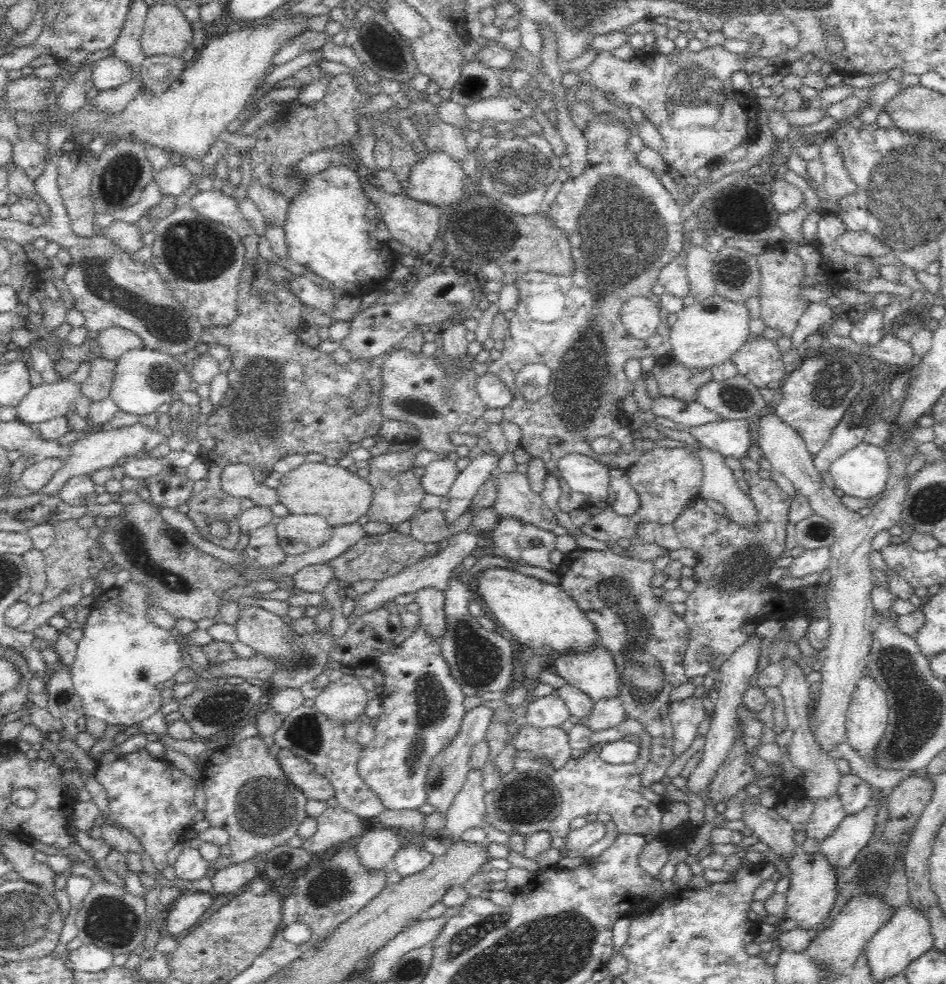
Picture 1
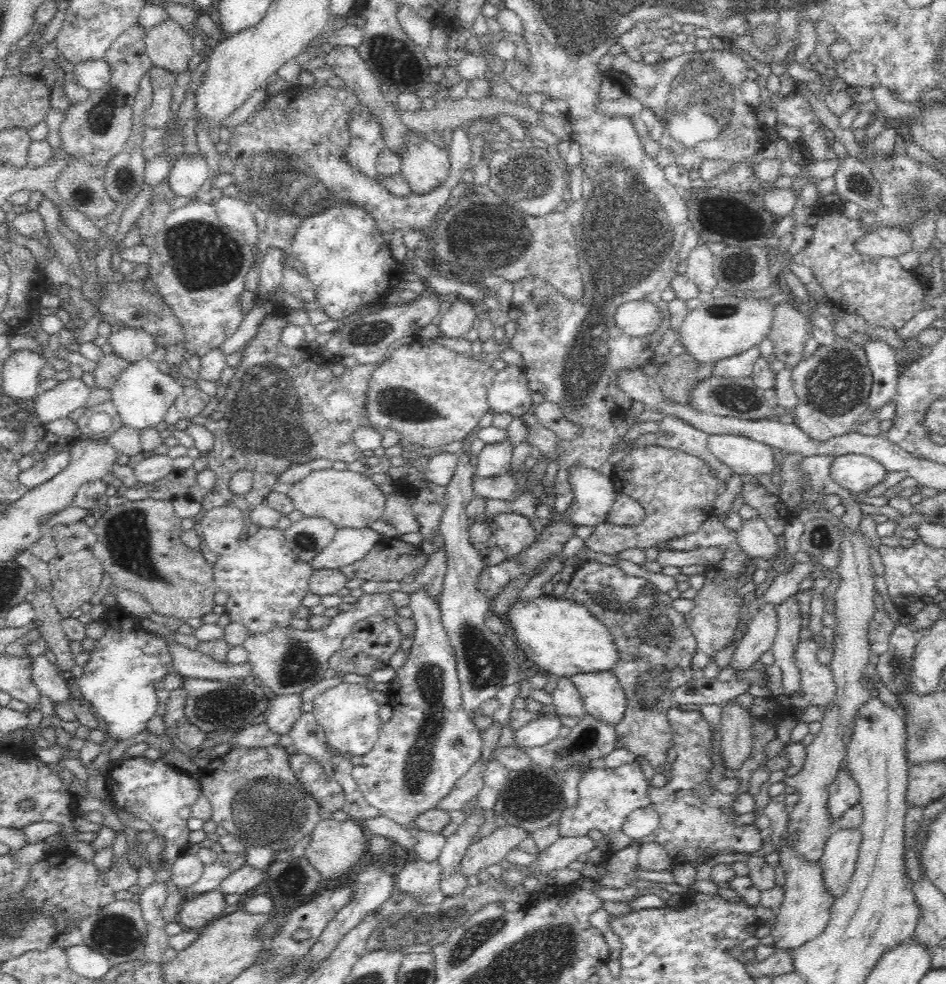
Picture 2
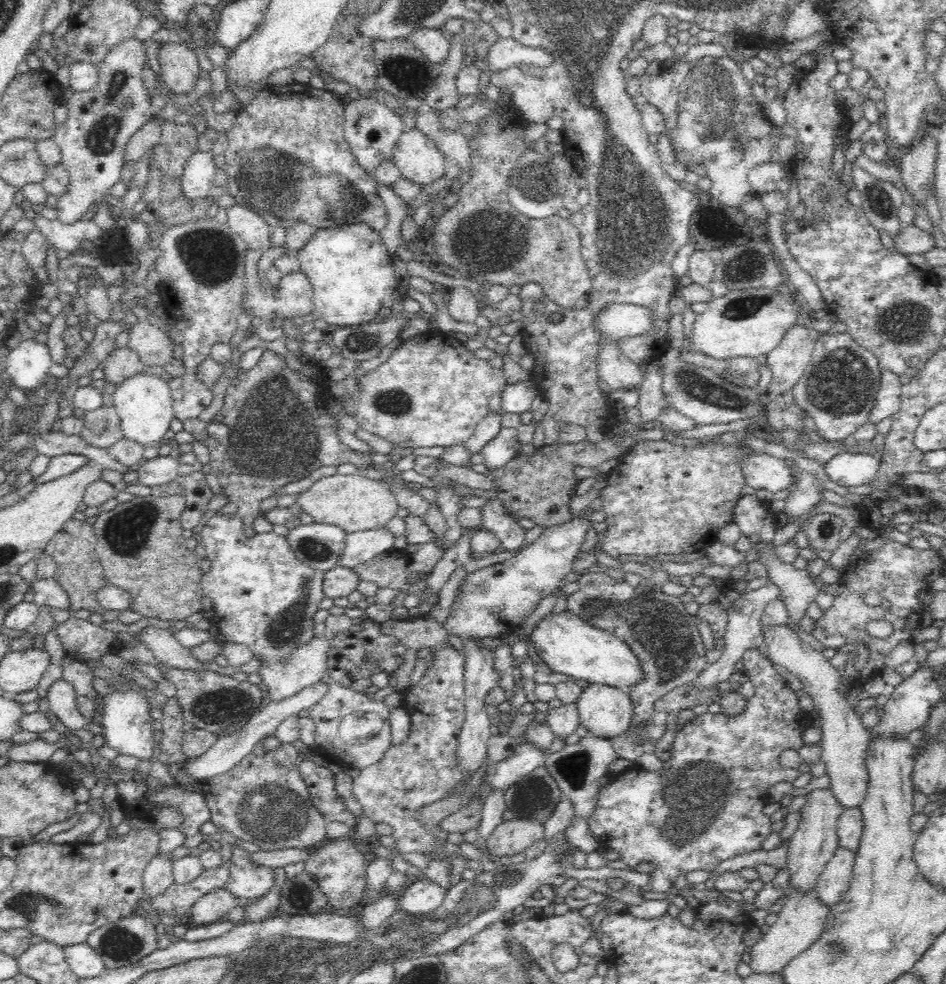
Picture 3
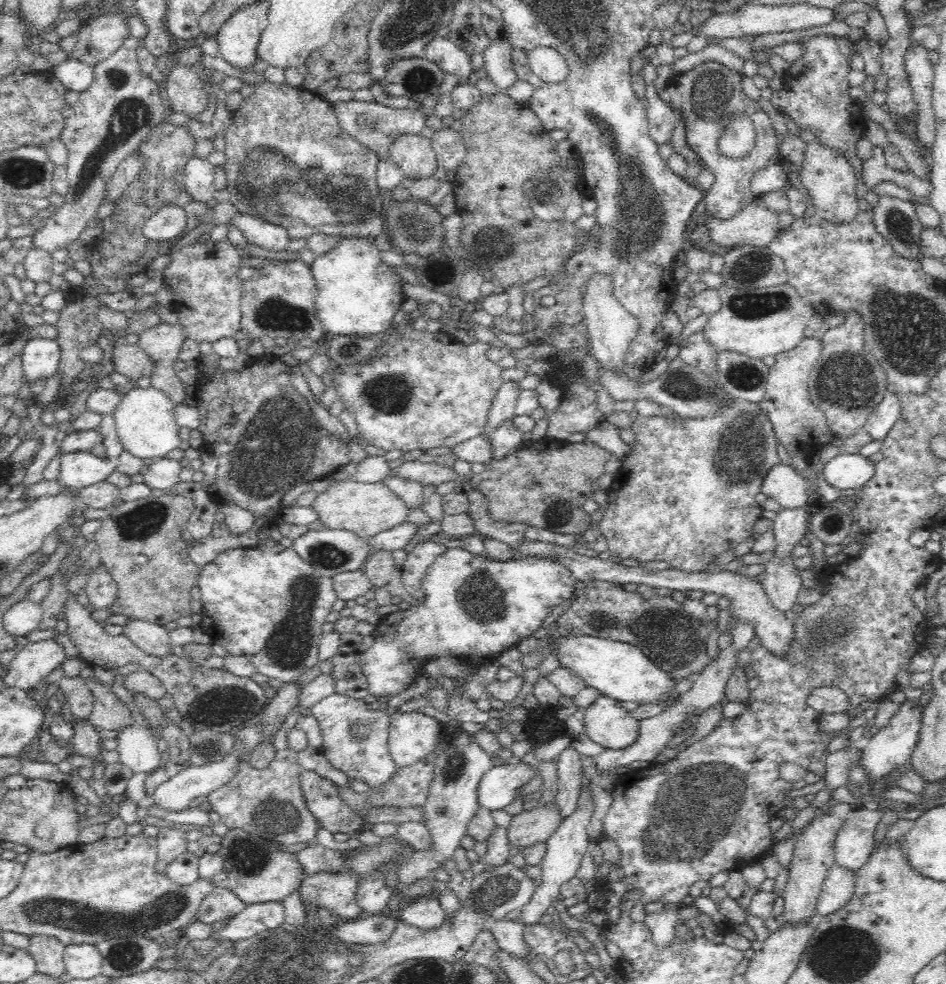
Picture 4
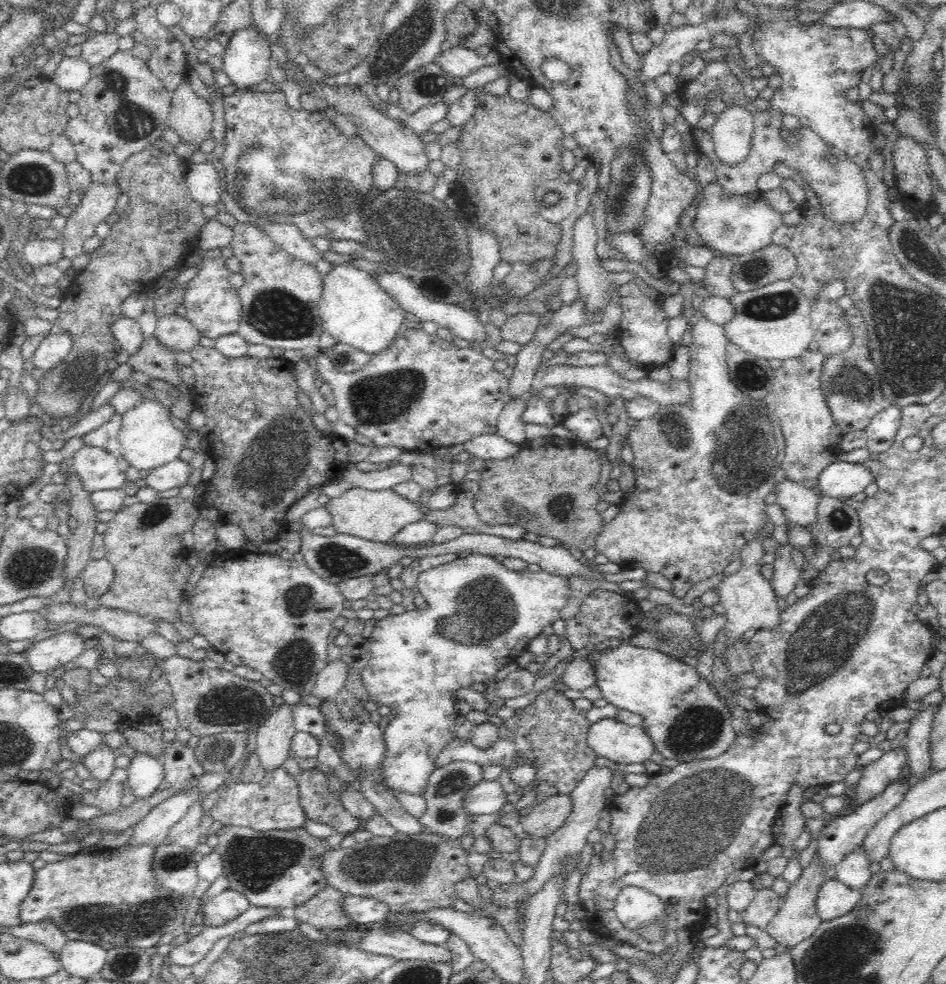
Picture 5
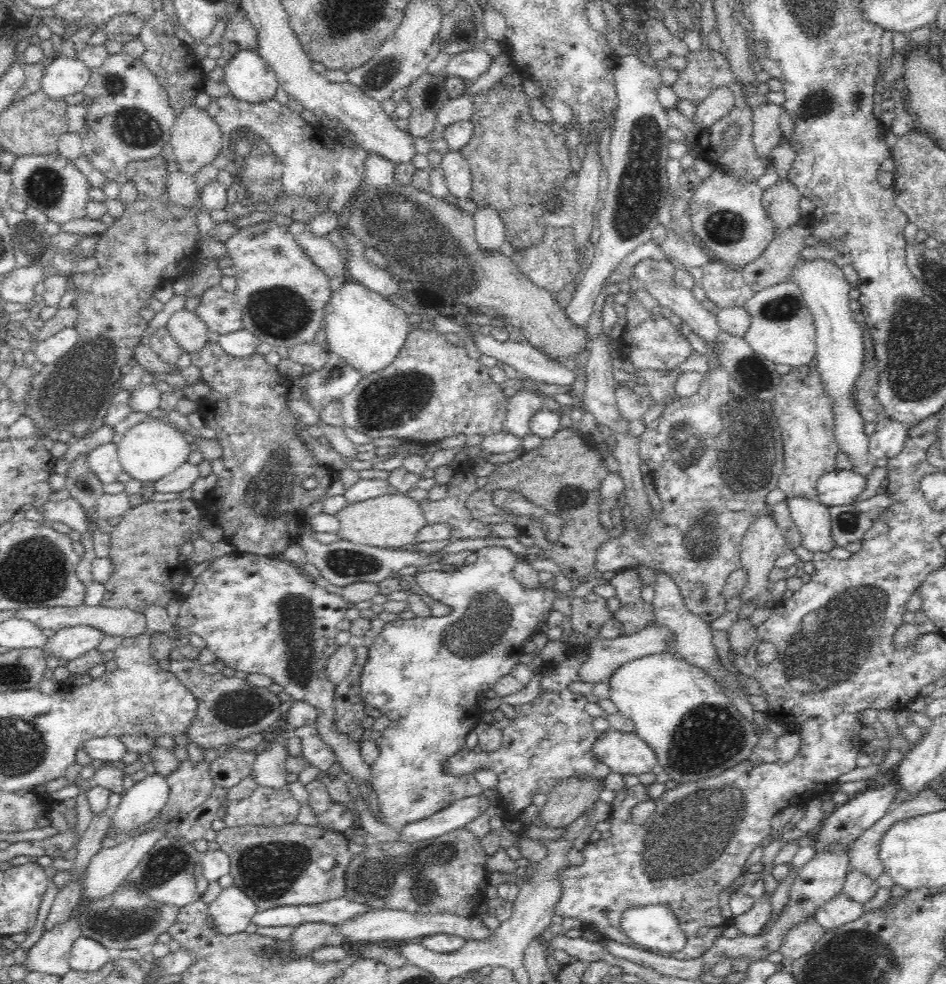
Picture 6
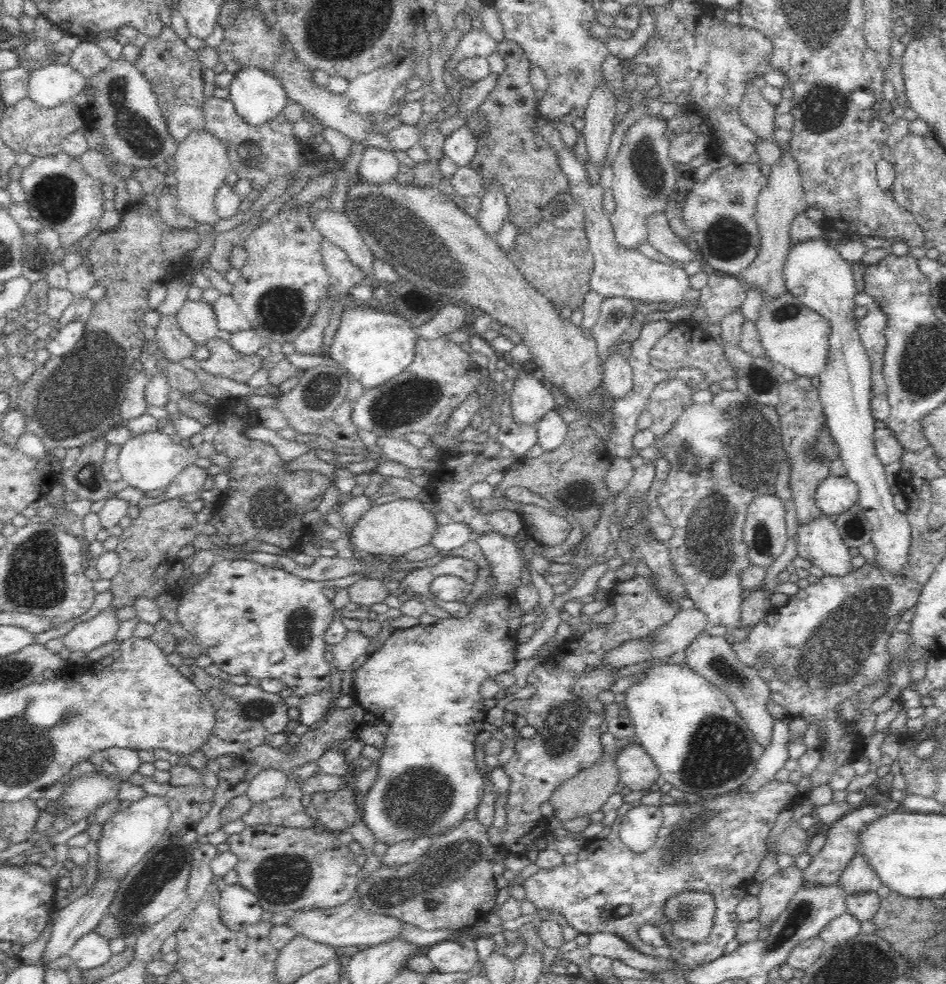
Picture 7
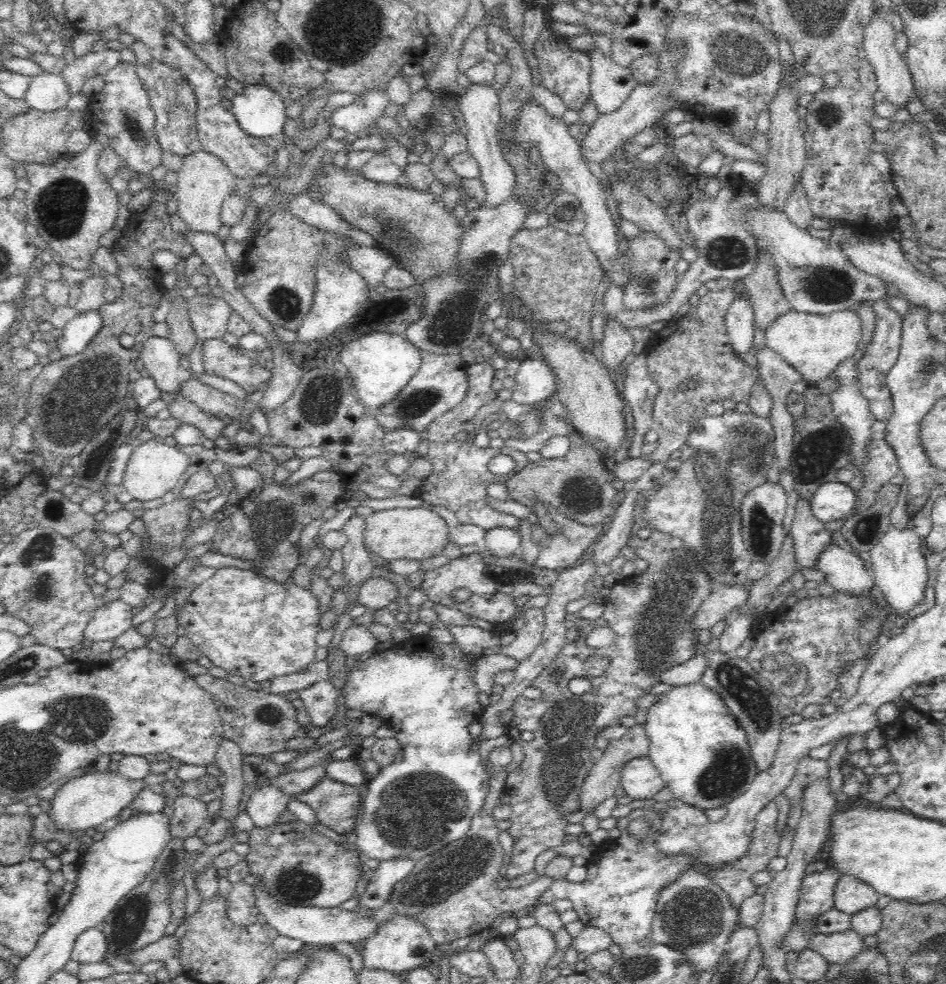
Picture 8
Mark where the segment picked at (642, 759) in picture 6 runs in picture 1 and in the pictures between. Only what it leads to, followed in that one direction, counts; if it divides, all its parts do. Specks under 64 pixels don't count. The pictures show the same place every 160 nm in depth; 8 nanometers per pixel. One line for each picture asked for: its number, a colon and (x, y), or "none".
1: (595, 674)
2: (603, 698)
3: (607, 712)
4: (606, 723)
5: (623, 744)

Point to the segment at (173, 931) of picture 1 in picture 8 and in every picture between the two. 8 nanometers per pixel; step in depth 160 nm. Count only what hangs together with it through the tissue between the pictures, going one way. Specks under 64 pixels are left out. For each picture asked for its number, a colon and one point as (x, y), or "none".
2: (198, 912)
3: (209, 908)
4: (221, 903)
5: (221, 909)
6: (232, 910)
7: (239, 908)
8: (241, 908)

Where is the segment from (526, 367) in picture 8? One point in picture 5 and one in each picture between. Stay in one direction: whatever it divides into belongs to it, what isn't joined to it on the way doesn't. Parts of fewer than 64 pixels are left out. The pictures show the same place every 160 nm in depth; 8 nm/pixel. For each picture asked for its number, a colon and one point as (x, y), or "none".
5: (510, 425)
6: (521, 407)
7: (530, 396)

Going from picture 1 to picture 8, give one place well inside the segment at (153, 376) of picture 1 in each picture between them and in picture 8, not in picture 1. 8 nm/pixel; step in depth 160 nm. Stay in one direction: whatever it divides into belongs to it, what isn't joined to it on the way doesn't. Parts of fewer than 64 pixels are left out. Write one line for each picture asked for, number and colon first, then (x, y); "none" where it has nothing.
2: (143, 394)
3: (143, 403)
4: (145, 424)
5: (148, 440)
6: (152, 449)
7: (151, 461)
8: (154, 469)

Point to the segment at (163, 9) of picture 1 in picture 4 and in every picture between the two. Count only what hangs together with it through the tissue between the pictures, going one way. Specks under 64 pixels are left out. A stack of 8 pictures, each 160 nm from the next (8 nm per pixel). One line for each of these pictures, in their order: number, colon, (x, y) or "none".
2: (167, 45)
3: (180, 71)
4: (183, 92)

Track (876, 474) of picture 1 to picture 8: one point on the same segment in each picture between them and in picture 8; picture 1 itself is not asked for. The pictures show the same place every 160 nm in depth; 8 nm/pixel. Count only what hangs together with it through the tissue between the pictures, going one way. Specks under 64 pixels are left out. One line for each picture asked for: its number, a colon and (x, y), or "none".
2: (857, 473)
3: (847, 469)
4: (848, 471)
5: (841, 480)
6: (841, 487)
7: (835, 494)
8: (832, 502)

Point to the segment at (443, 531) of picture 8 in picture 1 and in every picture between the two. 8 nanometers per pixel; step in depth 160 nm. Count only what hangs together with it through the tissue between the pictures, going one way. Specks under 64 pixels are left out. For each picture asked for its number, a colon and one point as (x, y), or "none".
1: (342, 497)
2: (348, 499)
3: (355, 503)
4: (365, 509)
5: (377, 516)
6: (392, 521)
7: (388, 531)

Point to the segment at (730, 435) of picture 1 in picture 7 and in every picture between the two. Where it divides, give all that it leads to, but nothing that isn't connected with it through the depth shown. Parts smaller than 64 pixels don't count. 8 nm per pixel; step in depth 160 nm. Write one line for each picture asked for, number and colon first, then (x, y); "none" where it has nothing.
2: (741, 455)
3: (763, 472)
4: (789, 488)
5: (800, 505)
6: (813, 520)
7: (819, 541)

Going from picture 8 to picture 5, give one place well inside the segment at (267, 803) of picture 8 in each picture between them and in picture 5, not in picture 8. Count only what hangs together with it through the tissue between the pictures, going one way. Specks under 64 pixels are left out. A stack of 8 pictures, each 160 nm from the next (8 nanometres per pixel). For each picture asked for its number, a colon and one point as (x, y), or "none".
5: (273, 743)
6: (269, 771)
7: (270, 783)

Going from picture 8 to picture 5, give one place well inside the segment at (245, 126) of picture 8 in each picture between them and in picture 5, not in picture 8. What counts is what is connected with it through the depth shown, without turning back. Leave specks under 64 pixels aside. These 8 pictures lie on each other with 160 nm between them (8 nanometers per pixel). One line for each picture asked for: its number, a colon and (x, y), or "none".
5: (247, 60)
6: (249, 79)
7: (258, 98)

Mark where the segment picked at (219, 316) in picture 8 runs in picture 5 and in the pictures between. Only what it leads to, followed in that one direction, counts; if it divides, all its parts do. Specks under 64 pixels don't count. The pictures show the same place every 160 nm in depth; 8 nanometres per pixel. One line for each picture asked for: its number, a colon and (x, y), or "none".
5: (174, 331)
6: (185, 326)
7: (198, 320)

